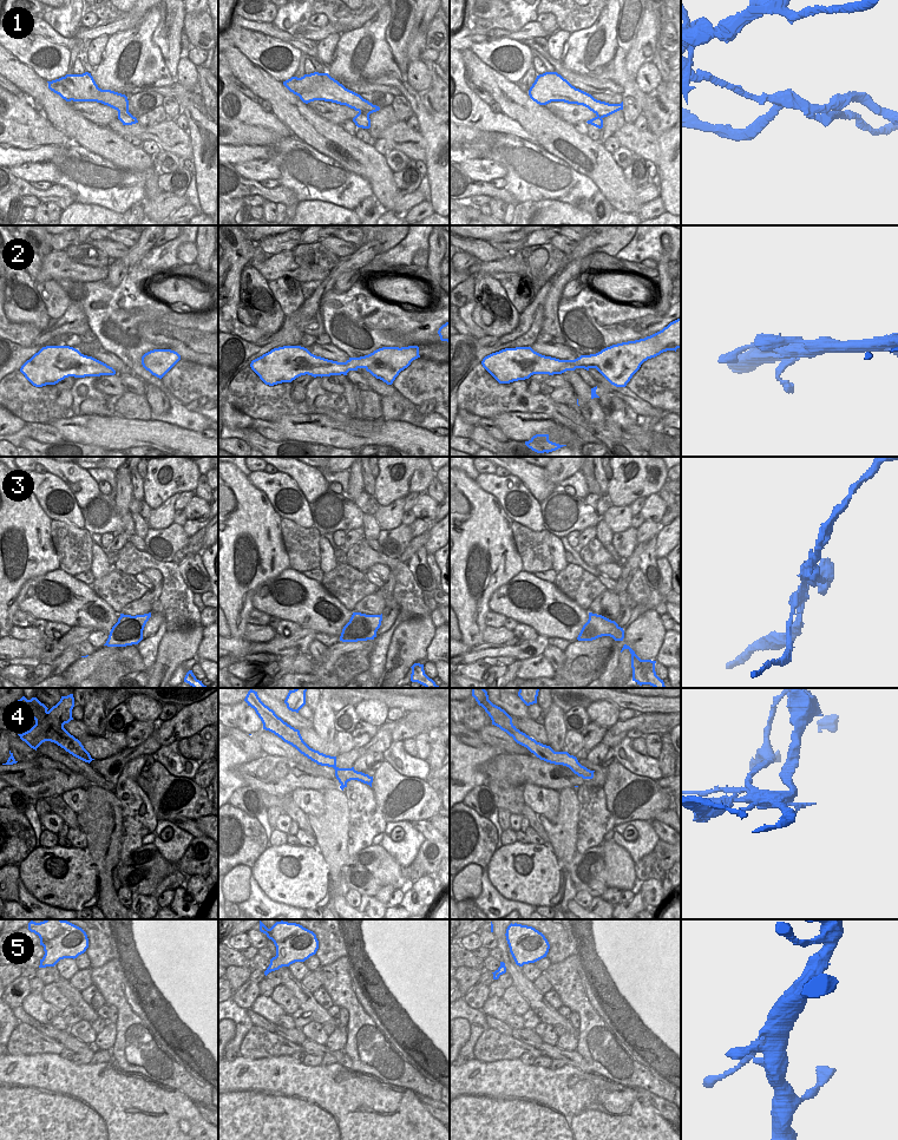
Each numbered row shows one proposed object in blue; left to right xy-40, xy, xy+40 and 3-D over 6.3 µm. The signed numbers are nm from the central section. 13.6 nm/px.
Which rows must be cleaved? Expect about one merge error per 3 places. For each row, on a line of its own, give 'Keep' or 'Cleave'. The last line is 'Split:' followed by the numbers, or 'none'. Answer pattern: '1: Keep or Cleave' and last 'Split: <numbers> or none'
1: Cleave
2: Keep
3: Cleave
4: Cleave
5: Keep
Split: 1, 3, 4

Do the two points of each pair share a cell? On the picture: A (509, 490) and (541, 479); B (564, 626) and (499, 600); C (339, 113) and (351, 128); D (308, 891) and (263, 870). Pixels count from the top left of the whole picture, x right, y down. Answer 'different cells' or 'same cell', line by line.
A: different cells
B: same cell
C: different cells
D: same cell

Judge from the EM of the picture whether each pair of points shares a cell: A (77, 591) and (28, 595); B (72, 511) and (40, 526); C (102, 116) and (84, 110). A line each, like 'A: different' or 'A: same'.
A: same
B: different
C: same

